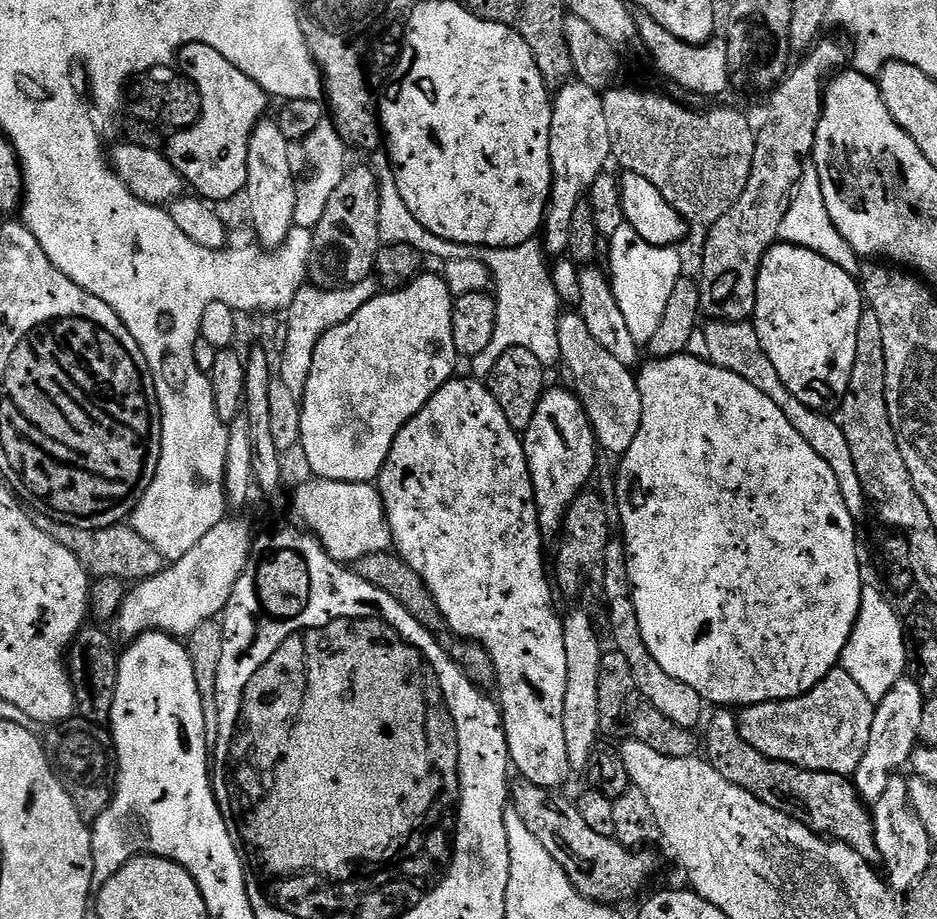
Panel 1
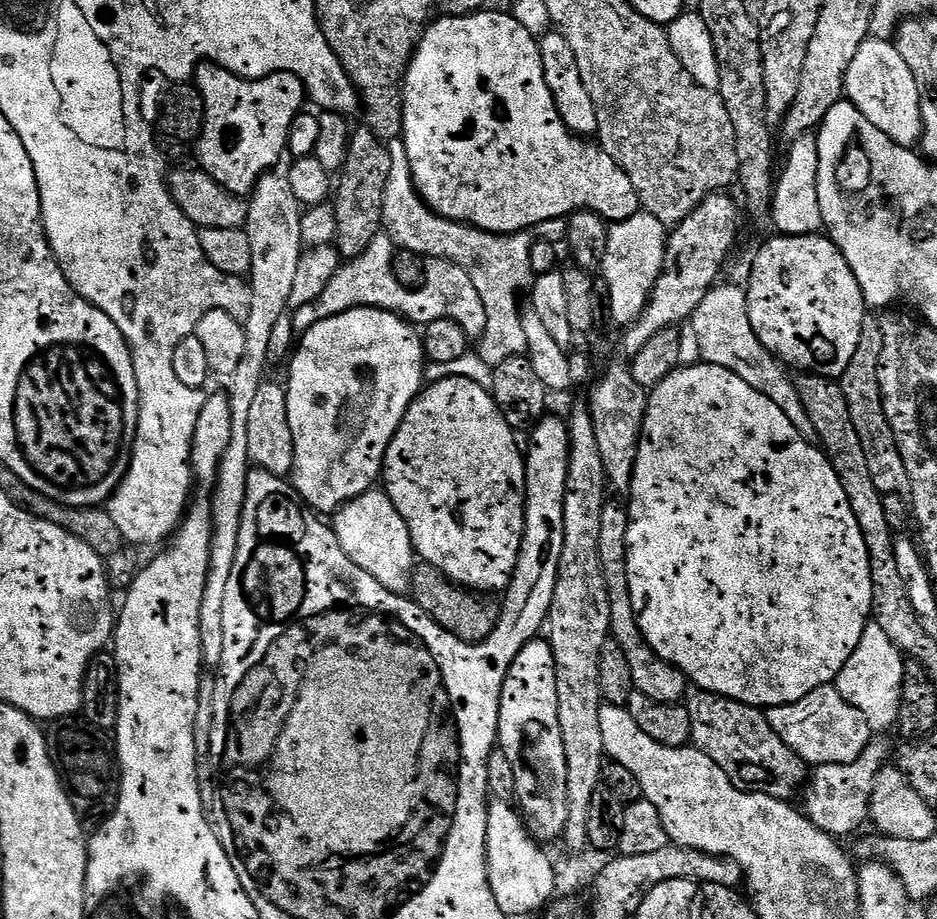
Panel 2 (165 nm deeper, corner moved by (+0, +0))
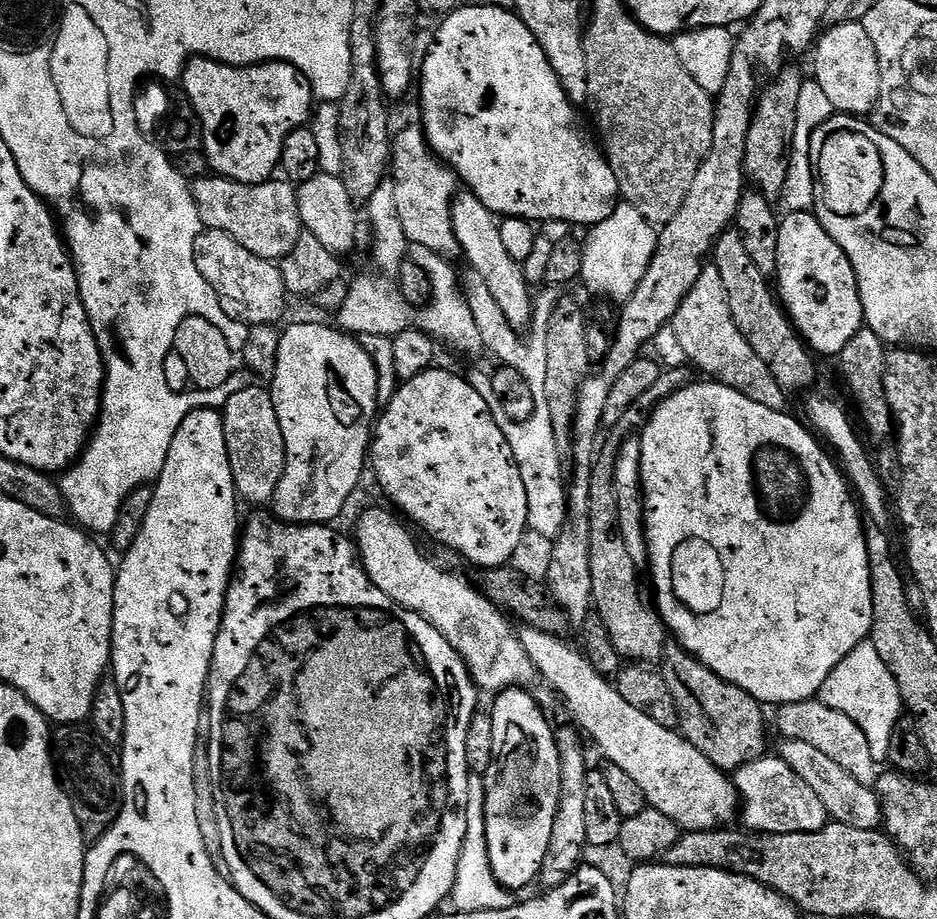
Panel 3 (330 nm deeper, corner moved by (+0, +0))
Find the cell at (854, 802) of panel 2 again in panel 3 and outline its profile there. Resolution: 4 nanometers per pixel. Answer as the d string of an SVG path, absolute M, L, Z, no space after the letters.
M765 754L752 764L734 772L734 783L742 801L742 820L753 832L798 834L817 832L830 823L827 810L821 807L818 794L777 754Z

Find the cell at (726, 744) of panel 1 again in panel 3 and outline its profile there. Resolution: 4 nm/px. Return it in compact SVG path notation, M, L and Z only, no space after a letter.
M670 644L665 647L662 671L664 680L670 686L671 694L674 695L676 709L680 716L681 733L688 738L688 741L700 753L710 758L711 764L717 769L730 774L744 765L752 764L767 753L765 709L752 695L746 694L740 687L736 687L714 674L699 659L690 655L689 652L677 644Z

